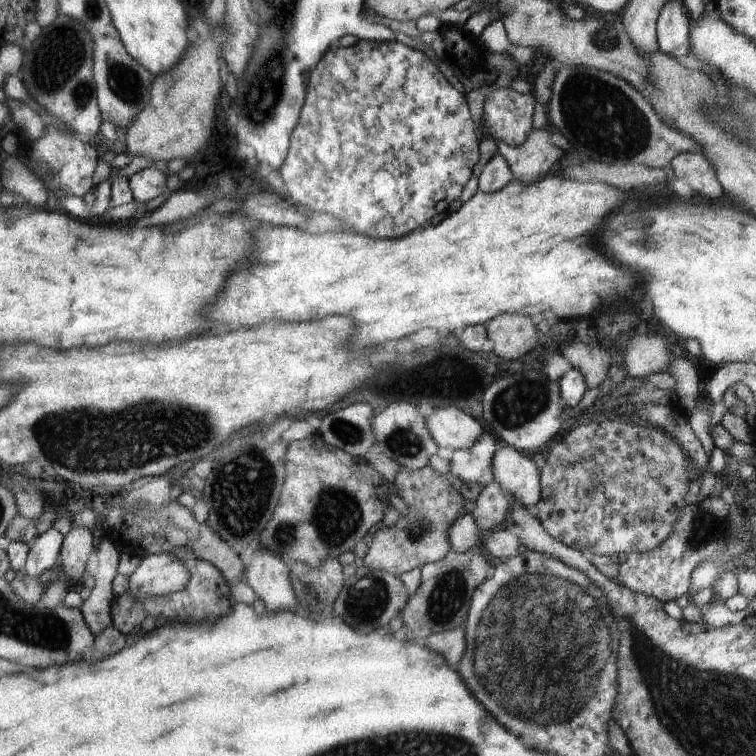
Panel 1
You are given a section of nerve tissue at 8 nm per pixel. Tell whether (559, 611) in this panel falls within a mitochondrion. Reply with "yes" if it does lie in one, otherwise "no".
yes

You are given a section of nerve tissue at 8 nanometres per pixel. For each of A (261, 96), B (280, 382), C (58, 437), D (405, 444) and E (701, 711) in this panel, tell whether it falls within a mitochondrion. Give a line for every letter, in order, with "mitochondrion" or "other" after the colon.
A: mitochondrion
B: other
C: mitochondrion
D: mitochondrion
E: mitochondrion

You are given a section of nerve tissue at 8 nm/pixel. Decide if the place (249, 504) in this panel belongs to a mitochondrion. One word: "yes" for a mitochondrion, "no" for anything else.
yes

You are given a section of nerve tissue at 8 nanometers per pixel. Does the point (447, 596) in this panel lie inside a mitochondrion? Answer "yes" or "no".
yes

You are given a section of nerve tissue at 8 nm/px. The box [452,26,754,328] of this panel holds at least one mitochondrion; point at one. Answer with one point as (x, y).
(602, 104)

